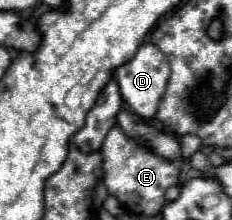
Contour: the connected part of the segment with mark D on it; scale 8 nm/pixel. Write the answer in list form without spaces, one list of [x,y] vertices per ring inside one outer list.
[[[142,44],[136,52],[136,56],[120,66],[116,72],[116,82],[120,86],[120,94],[124,98],[124,102],[128,104],[128,108],[140,116],[140,118],[154,118],[156,110],[158,110],[158,102],[160,102],[160,96],[164,94],[166,90],[166,84],[168,84],[168,78],[170,78],[170,64],[168,64],[168,58],[166,54],[162,54],[162,50],[158,50],[154,44]]]

